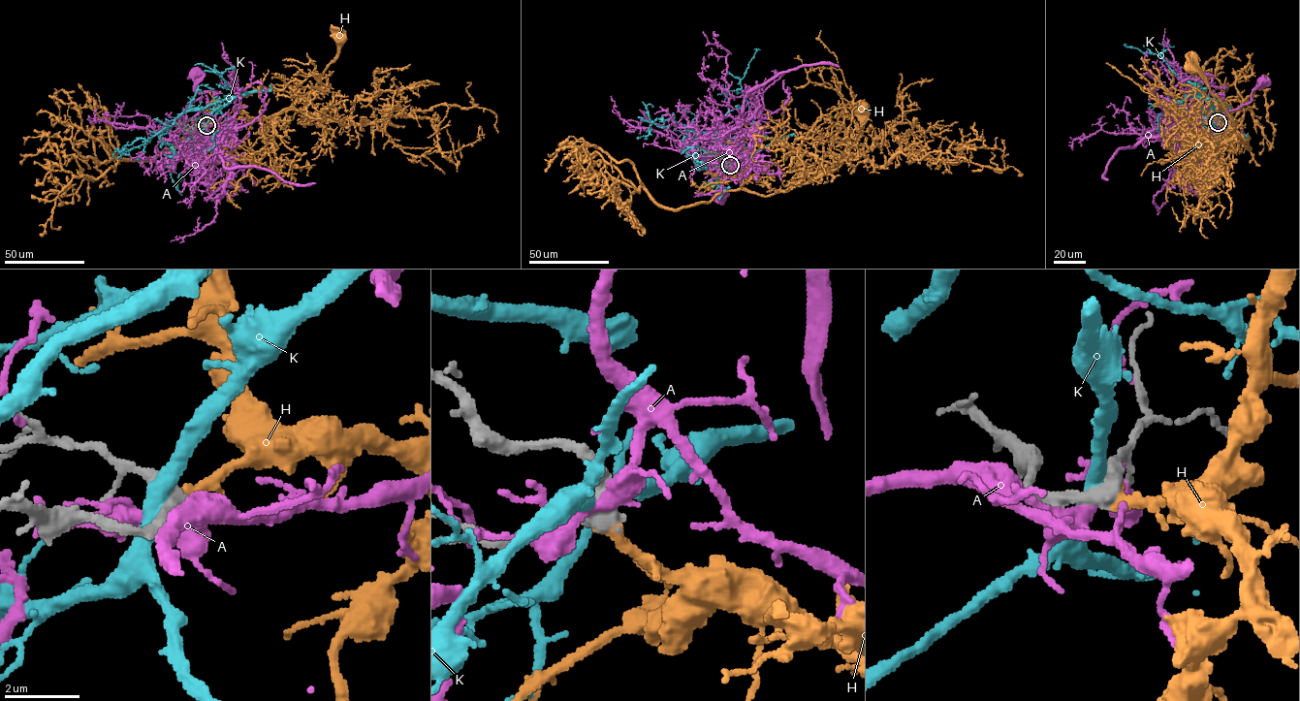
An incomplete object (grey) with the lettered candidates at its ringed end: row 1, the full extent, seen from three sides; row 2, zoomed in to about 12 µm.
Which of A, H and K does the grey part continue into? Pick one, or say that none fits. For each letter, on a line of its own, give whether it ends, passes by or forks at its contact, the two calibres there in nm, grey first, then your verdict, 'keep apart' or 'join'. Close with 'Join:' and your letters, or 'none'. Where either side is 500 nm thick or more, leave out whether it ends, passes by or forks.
A: calibres 500 and 320 nm; keep apart
H: calibres 500 and 360 nm; join
K: calibres 550 and 400 nm; keep apart
Join: H

